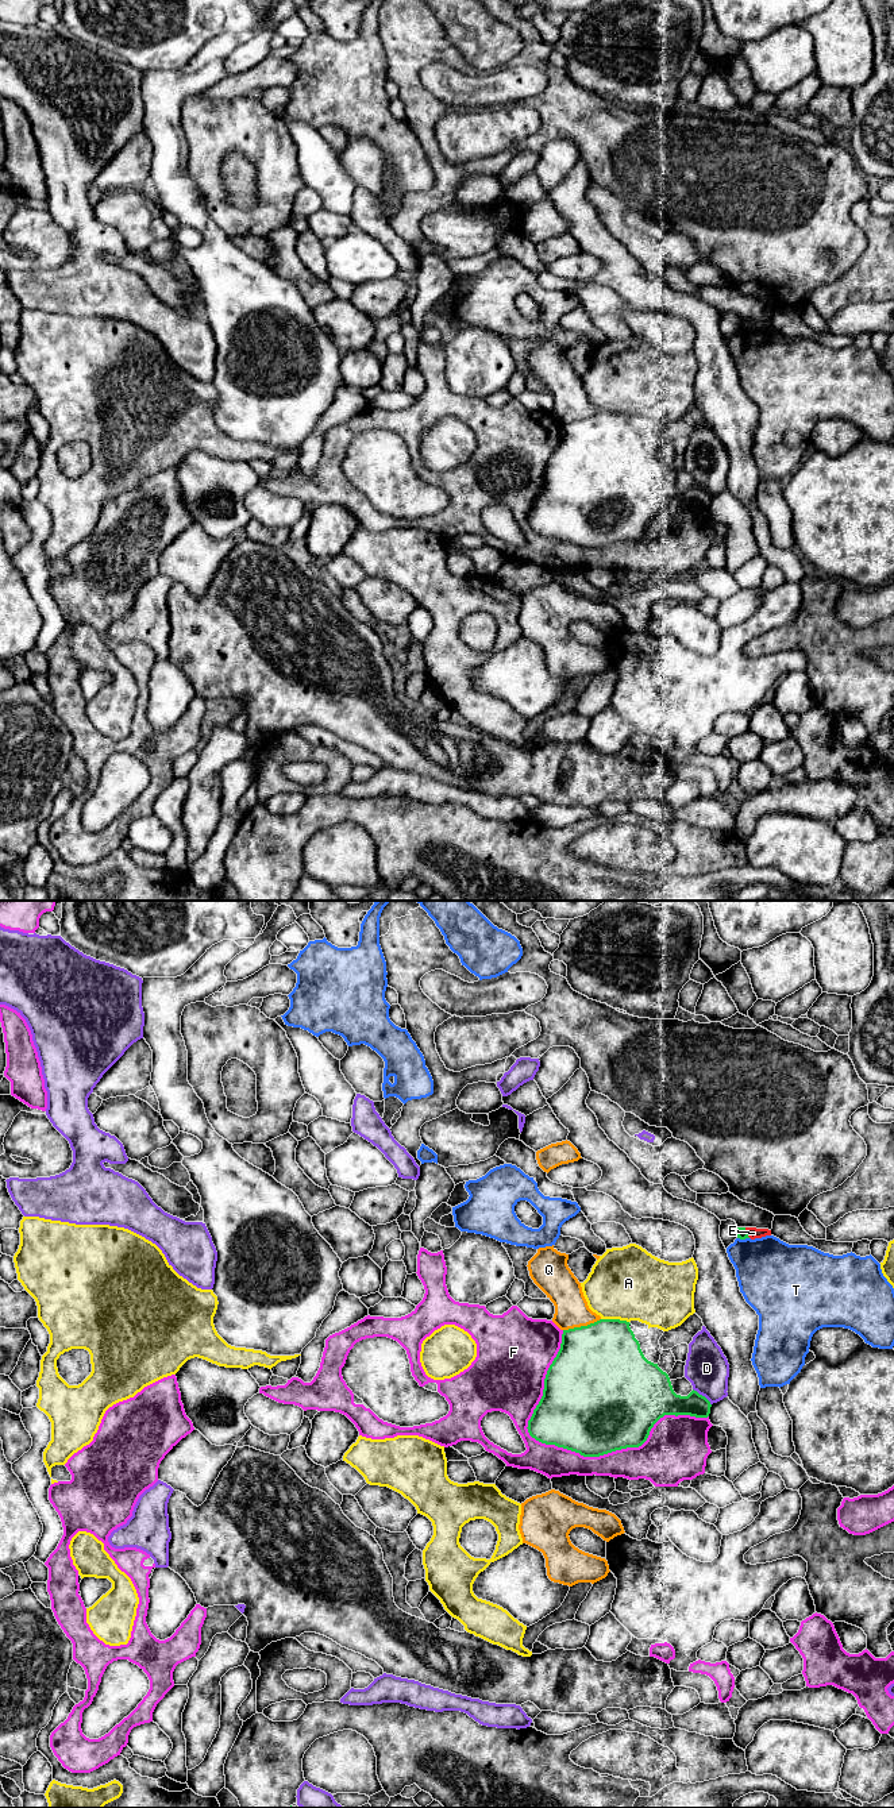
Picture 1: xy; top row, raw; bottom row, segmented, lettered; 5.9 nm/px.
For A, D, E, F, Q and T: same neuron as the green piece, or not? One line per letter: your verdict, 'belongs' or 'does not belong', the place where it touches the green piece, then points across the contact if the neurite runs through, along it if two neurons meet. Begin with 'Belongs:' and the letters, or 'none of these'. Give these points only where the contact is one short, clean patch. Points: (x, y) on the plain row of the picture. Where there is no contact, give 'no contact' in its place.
Belongs: none of these
A: does not belong; meets green in xy at (615, 412)
D: does not belong; meets green in xy at (701, 488)
E: does not belong; meets green in xy at (747, 326); border along xy (744, 320), (750, 330)
F: does not belong; meets green in xy at (619, 542)
Q: does not belong; meets green in xy at (581, 419)
T: does not belong; meets green in xy at (743, 331)

